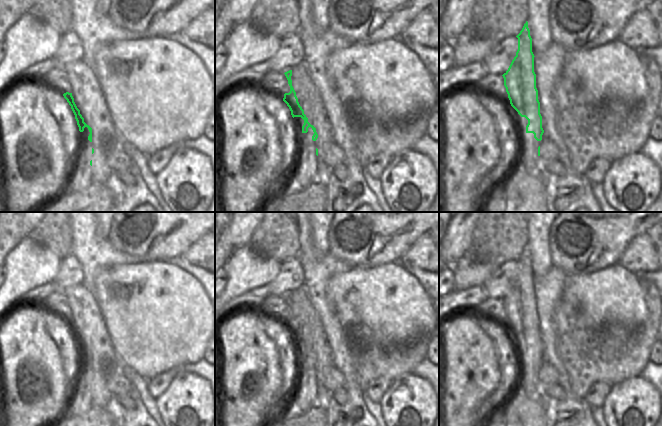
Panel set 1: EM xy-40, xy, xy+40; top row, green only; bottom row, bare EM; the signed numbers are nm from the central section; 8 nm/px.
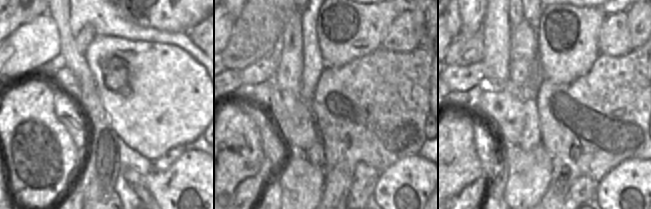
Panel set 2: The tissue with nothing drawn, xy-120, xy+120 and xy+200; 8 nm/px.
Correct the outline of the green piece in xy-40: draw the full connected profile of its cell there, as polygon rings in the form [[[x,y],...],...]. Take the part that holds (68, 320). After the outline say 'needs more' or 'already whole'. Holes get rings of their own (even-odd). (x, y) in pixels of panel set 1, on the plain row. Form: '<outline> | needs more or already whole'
[[[72,317],[63,318],[75,339],[78,356],[77,375],[74,379],[72,392],[66,406],[66,412],[73,417],[83,415],[92,407],[92,379],[94,373],[92,371],[92,352],[84,346],[84,342],[77,332]]] | needs more

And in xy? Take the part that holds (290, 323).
[[[289,294],[284,298],[290,310],[290,316],[284,318],[283,325],[289,331],[293,342],[301,341],[304,344],[302,356],[296,357],[298,363],[296,387],[299,388],[300,392],[292,412],[295,414],[305,413],[312,409],[316,404],[316,395],[318,393],[318,373],[316,371],[316,364],[318,358],[316,352],[308,346],[308,342],[298,326],[296,316],[292,310],[292,294]]] | needs more

